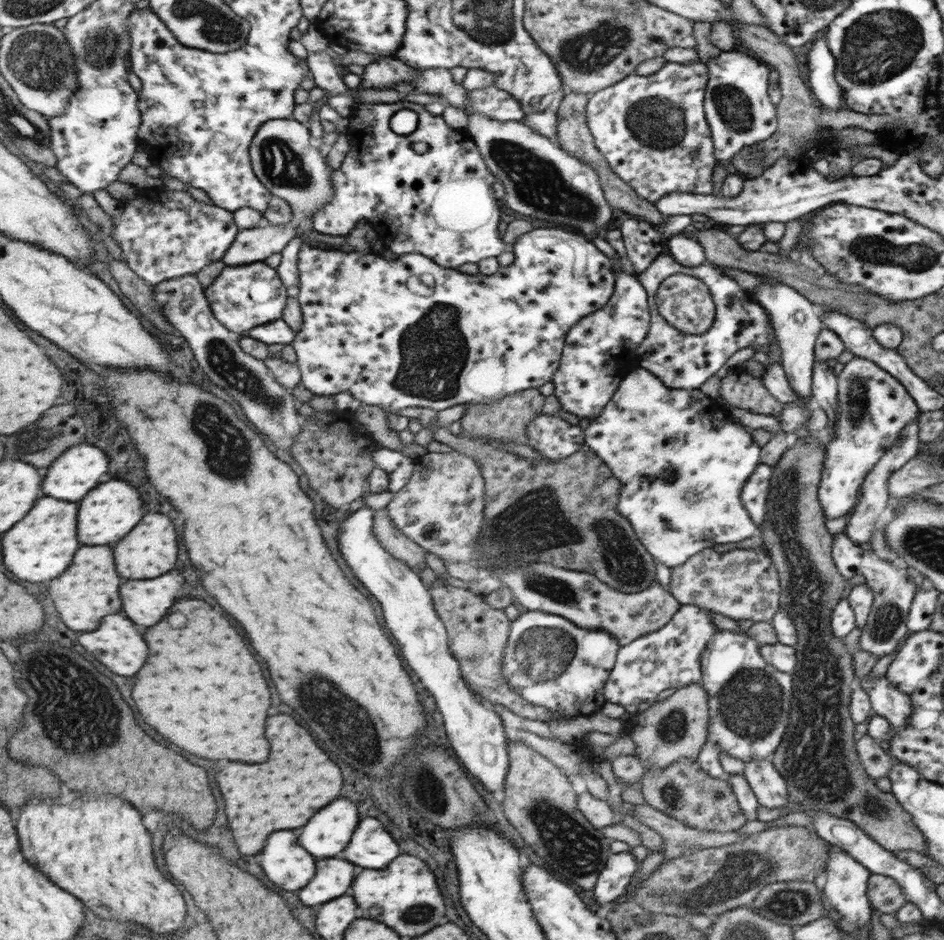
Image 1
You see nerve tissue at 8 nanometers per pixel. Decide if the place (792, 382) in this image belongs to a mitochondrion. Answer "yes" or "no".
no

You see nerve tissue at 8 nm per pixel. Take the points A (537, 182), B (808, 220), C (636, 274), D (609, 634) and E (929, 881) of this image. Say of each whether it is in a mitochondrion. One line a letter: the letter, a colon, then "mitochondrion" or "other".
A: mitochondrion
B: other
C: other
D: other
E: other

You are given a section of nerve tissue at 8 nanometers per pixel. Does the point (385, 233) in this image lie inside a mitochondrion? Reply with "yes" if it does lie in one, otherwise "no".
no

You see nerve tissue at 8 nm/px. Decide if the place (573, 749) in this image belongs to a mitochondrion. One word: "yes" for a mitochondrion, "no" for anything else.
no

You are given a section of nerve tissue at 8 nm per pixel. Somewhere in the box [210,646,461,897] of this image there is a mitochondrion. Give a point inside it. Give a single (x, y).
(335, 714)

